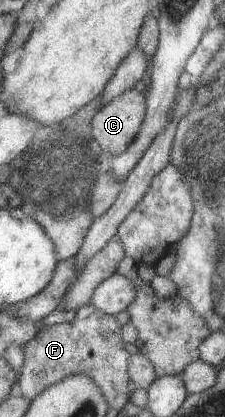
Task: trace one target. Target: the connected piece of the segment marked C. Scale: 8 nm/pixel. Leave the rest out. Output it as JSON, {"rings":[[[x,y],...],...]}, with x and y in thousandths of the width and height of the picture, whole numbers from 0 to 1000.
{"rings":[[[596,211],[551,216],[427,264],[400,324],[444,362],[480,362],[498,374],[542,367],[618,317],[644,266],[644,225]]]}

